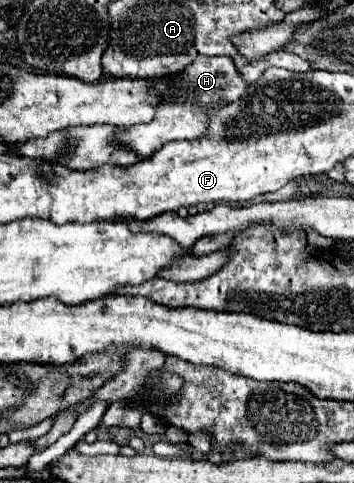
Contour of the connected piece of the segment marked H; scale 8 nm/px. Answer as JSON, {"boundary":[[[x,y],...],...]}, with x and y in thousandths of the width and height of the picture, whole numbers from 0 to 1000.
{"boundary":[[[554,118],[548,130],[520,139],[503,151],[469,155],[463,172],[446,164],[446,222],[441,238],[418,259],[379,259],[367,267],[333,271],[333,296],[373,308],[390,321],[390,333],[424,329],[463,296],[497,288],[559,288],[588,267],[593,234],[621,230],[650,209],[667,209],[701,197],[701,172],[684,151],[667,143],[650,118]]]}

